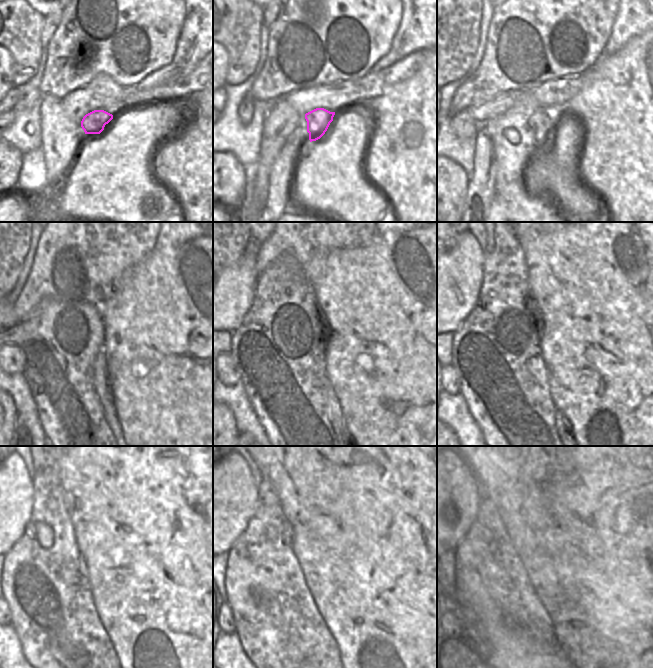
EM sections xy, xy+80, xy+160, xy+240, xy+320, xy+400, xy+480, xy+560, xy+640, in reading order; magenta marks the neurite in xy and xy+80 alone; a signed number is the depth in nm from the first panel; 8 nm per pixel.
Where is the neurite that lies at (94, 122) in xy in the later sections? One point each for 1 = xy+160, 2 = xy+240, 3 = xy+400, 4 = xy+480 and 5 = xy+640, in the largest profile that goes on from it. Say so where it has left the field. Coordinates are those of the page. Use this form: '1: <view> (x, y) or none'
1: xy+160 (542, 122)
2: xy+240 (100, 376)
3: xy+400 (562, 424)
4: none
5: none

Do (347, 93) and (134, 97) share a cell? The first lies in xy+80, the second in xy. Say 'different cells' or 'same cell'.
same cell

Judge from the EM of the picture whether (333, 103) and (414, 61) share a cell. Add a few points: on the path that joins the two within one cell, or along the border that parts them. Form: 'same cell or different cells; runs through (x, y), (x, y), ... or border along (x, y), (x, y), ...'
same cell; runs through (353, 91), (365, 88), (394, 74)

